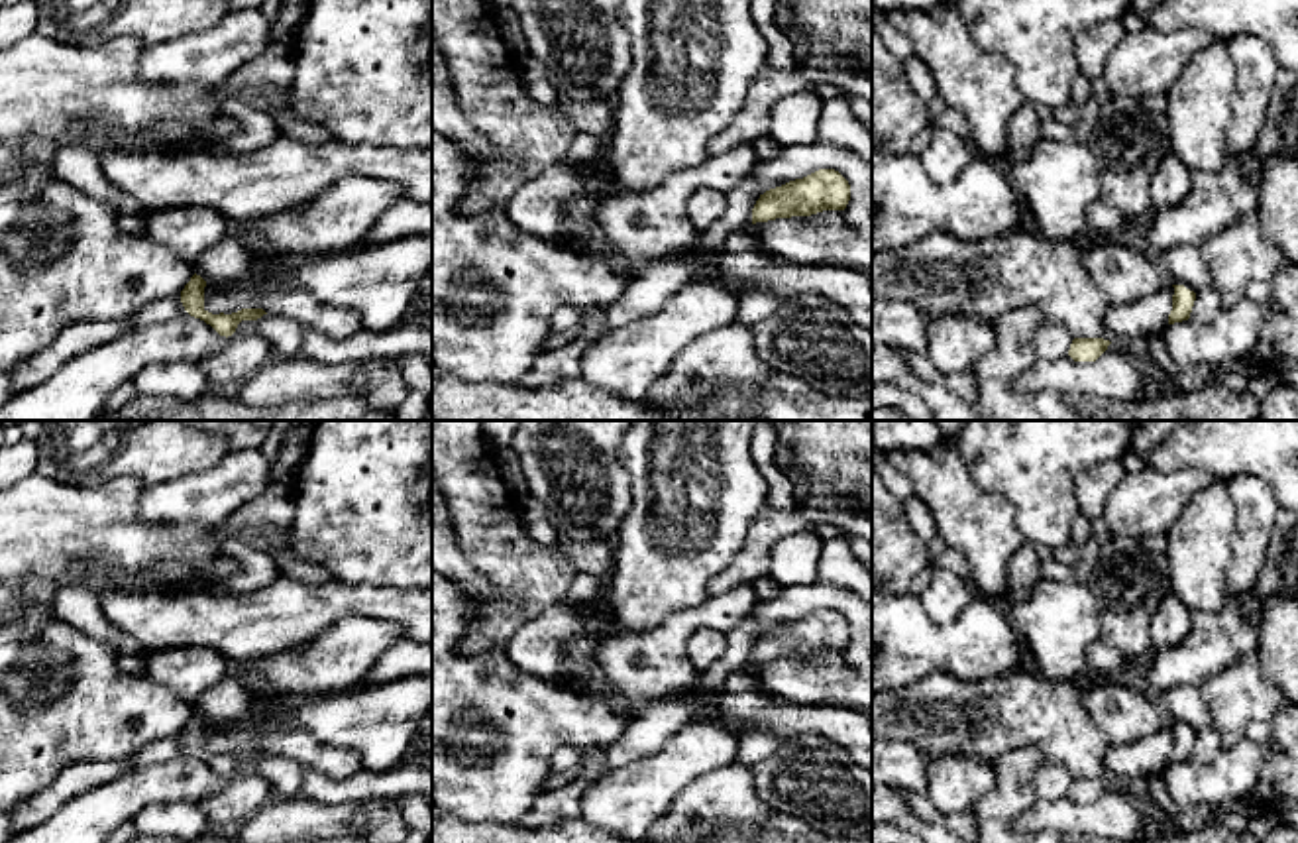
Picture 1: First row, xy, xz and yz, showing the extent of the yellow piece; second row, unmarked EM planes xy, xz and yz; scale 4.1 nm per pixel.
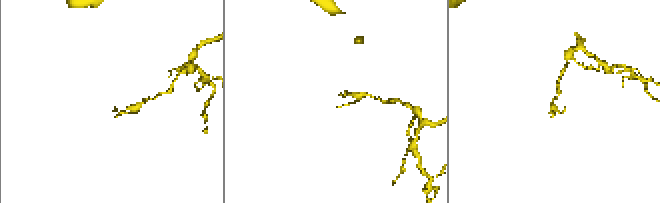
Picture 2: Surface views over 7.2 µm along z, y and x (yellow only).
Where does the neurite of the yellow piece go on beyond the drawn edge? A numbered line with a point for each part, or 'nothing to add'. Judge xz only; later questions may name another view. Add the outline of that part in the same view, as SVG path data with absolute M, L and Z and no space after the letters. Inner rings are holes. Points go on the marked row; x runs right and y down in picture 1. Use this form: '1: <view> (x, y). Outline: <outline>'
nothing to add

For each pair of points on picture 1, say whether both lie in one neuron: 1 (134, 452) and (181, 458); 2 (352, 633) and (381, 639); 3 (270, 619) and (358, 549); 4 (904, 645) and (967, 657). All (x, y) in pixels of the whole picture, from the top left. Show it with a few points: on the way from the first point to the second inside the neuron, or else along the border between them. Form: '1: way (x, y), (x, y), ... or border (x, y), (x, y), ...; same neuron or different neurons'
1: way (146, 452), (169, 452); same neuron
2: way (360, 639), (374, 639); same neuron
3: border (334, 576), (346, 582), (379, 586); different neurons
4: way (919, 647), (951, 647); same neuron

